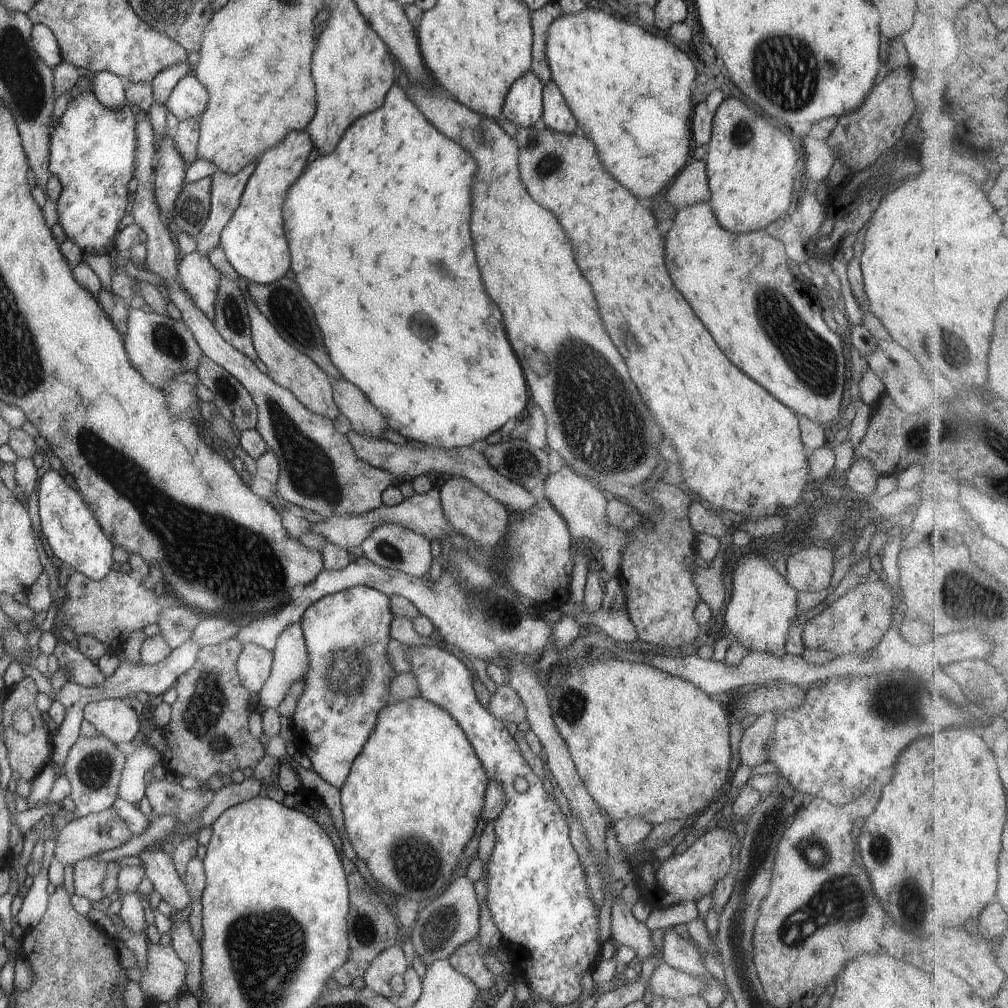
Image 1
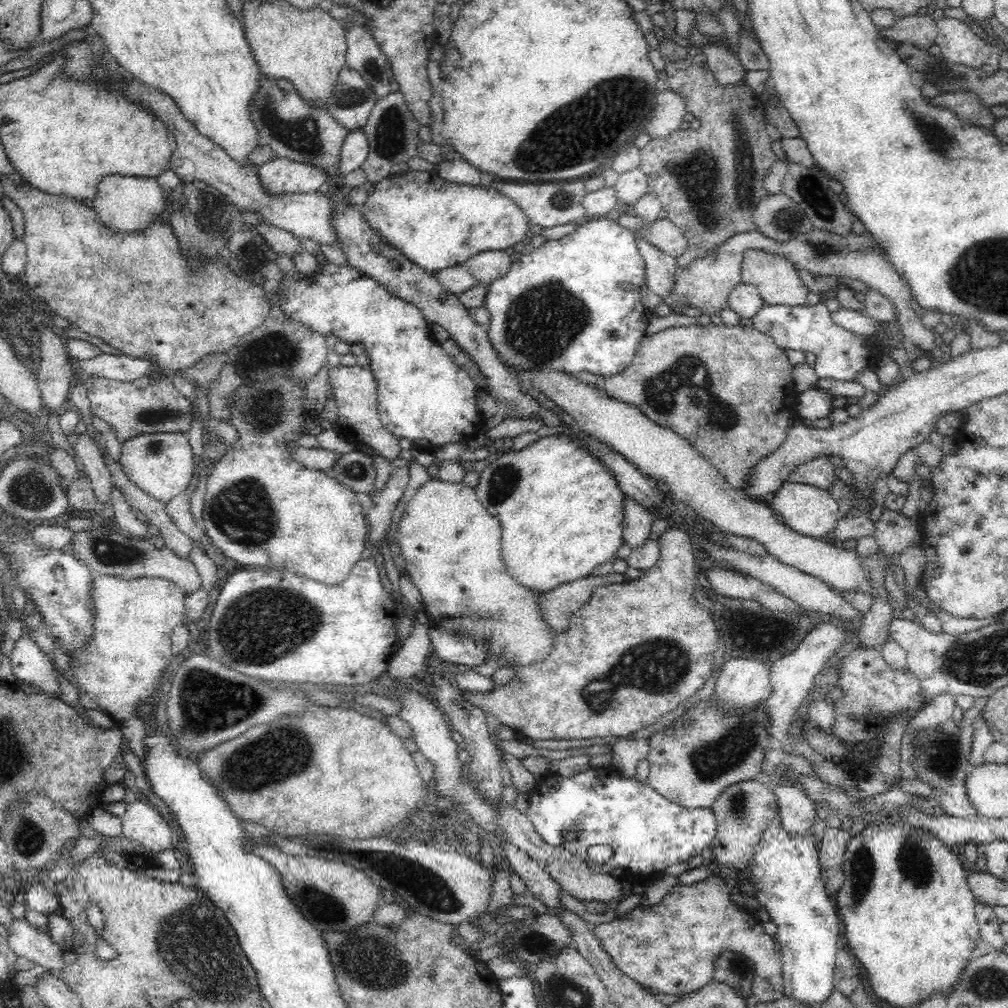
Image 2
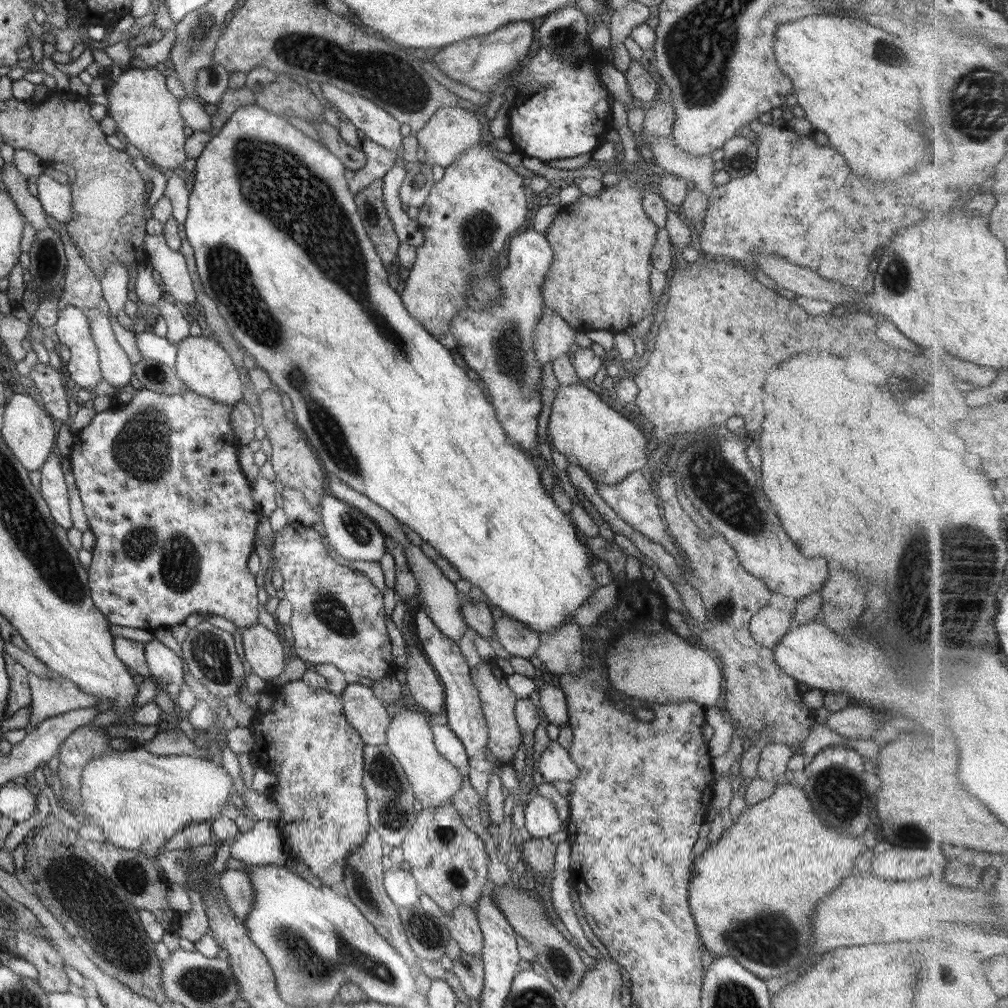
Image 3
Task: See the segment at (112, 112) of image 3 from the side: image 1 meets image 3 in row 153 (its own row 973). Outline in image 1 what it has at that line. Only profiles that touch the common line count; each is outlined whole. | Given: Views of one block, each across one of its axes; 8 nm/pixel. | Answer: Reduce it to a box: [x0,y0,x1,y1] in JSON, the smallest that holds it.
[138,943,184,1007]

